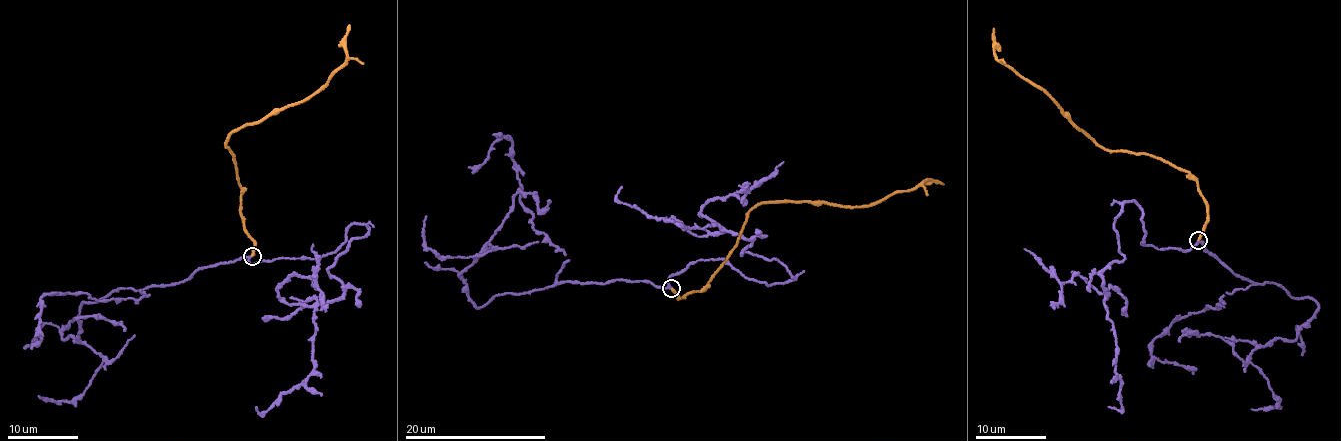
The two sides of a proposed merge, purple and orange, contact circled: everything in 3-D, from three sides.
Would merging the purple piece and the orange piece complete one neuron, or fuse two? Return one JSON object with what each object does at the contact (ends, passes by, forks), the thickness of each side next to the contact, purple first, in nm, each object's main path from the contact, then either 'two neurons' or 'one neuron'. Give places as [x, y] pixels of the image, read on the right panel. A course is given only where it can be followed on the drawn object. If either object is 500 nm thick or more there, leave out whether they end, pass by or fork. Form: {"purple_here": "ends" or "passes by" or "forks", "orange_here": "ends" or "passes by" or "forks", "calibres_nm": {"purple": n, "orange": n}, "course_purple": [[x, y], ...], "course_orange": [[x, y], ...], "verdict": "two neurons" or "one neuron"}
{"purple_here": "passes by", "orange_here": "ends", "calibres_nm": {"purple": 180, "orange": 200}, "course_purple": [[1199, 240], [1140, 243], [1142, 211], [1125, 202], [1107, 299], [1024, 248]], "course_orange": [[1199, 240], [1208, 215], [1196, 180], [1145, 153], [1101, 146], [1063, 116], [1044, 91], [996, 58], [993, 28]], "verdict": "one neuron"}

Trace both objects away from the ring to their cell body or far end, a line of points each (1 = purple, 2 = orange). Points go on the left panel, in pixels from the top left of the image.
1: (252, 256), (319, 258), (366, 225), (328, 270), (332, 301), (281, 298), (290, 276), (315, 285), (314, 243)
2: (252, 256), (254, 241), (242, 215), (227, 139), (234, 131), (327, 86), (343, 65), (344, 35), (350, 25)

